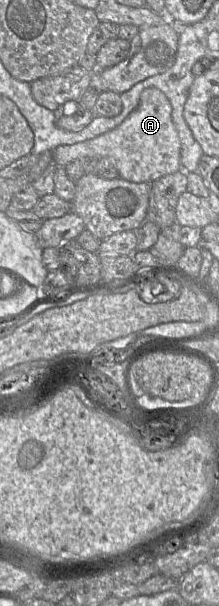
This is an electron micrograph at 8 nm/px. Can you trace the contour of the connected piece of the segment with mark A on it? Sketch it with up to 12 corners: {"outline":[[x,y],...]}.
{"outline":[[156,87],[114,129],[57,146],[57,167],[110,158],[120,178],[182,169],[172,105]]}

